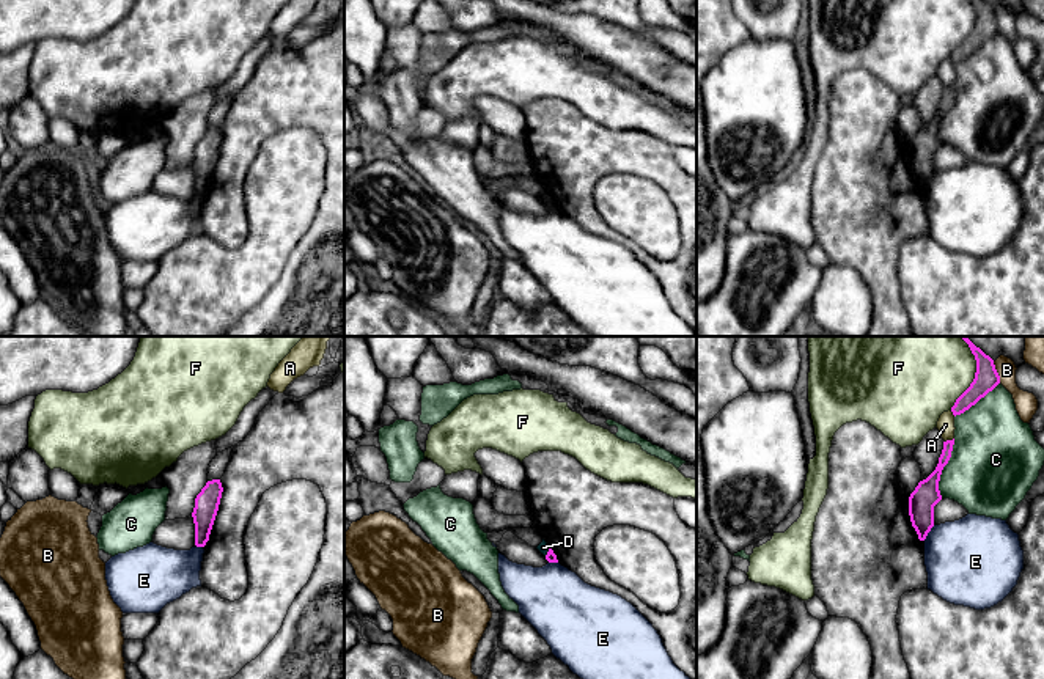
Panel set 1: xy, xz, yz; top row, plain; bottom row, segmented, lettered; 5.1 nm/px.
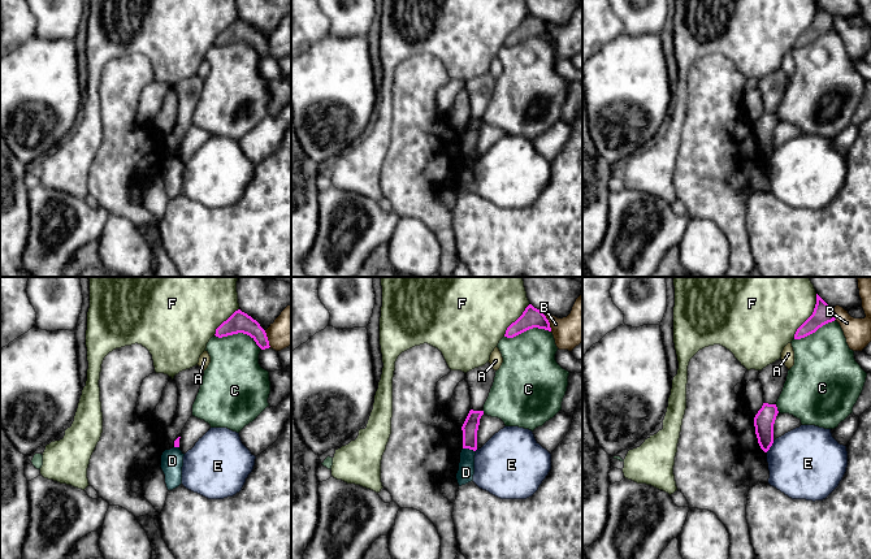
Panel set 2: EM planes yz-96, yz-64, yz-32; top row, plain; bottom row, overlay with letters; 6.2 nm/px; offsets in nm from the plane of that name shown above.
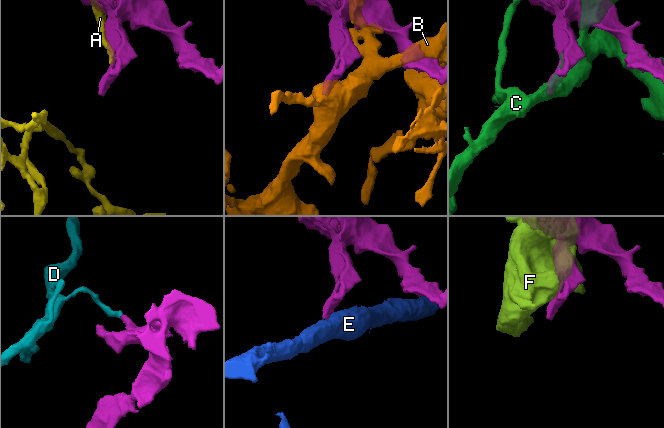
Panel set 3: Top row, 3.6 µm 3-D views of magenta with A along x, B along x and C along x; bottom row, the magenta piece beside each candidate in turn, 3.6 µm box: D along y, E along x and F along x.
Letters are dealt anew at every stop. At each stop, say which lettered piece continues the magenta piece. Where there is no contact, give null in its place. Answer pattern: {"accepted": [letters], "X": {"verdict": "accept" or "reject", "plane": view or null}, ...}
{"accepted": [], "A": {"verdict": "reject", "plane": "yz"}, "B": {"verdict": "reject", "plane": "yz"}, "C": {"verdict": "reject", "plane": "yz"}, "D": {"verdict": "reject", "plane": "xz"}, "E": {"verdict": "reject", "plane": "yz"}, "F": {"verdict": "reject", "plane": "yz"}}

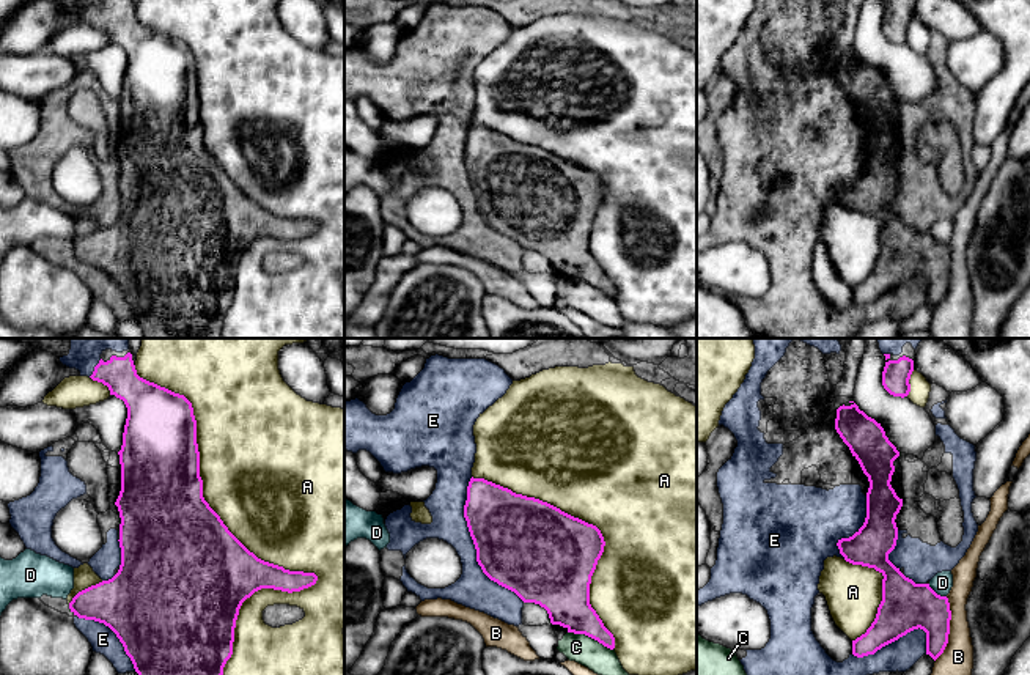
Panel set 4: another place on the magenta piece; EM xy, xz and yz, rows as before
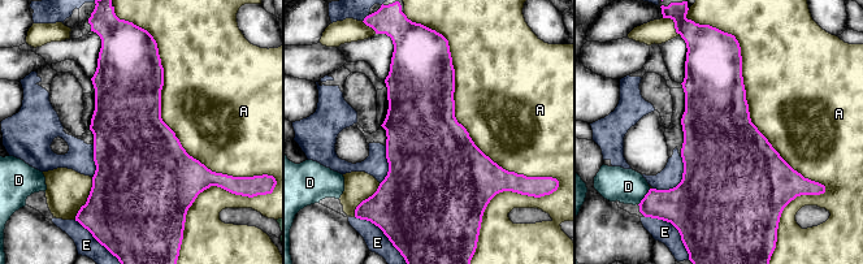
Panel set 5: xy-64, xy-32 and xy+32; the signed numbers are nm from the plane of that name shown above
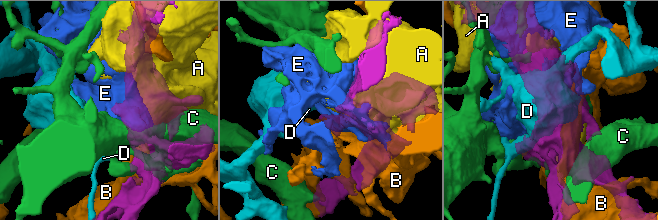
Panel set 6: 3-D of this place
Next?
{"accepted": ["E"], "A": {"verdict": "reject", "plane": "xy"}, "B": {"verdict": "reject", "plane": "yz"}, "C": {"verdict": "reject", "plane": "xz"}, "D": {"verdict": "reject", "plane": "yz"}, "E": {"verdict": "accept", "plane": "xz"}}

